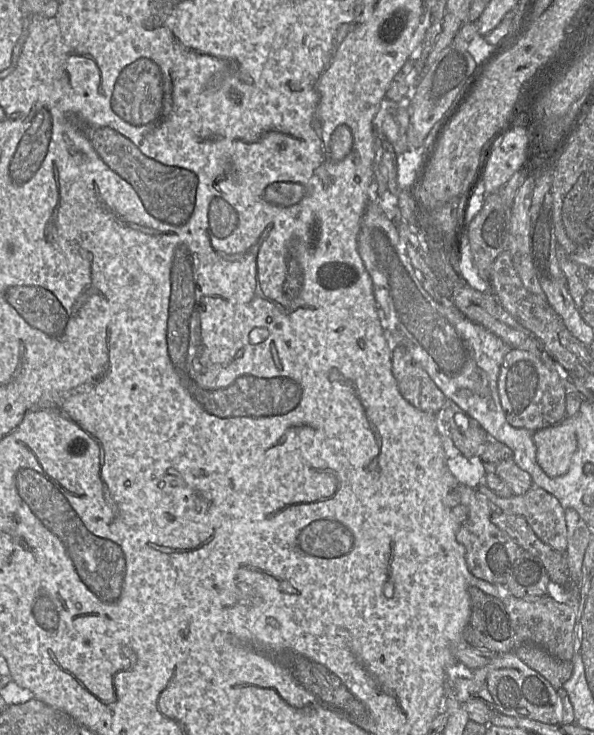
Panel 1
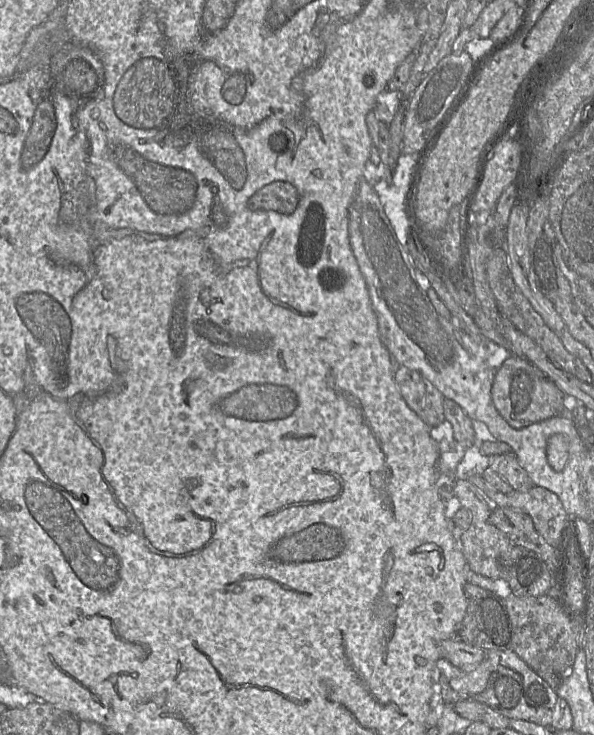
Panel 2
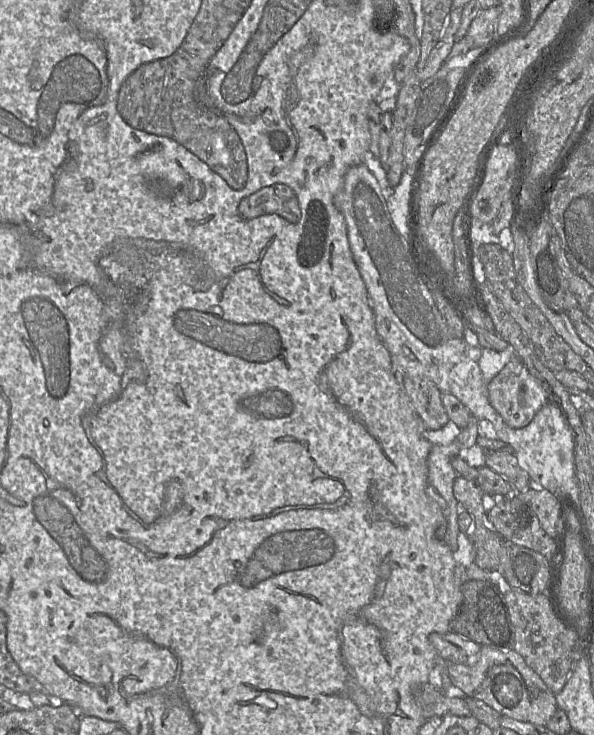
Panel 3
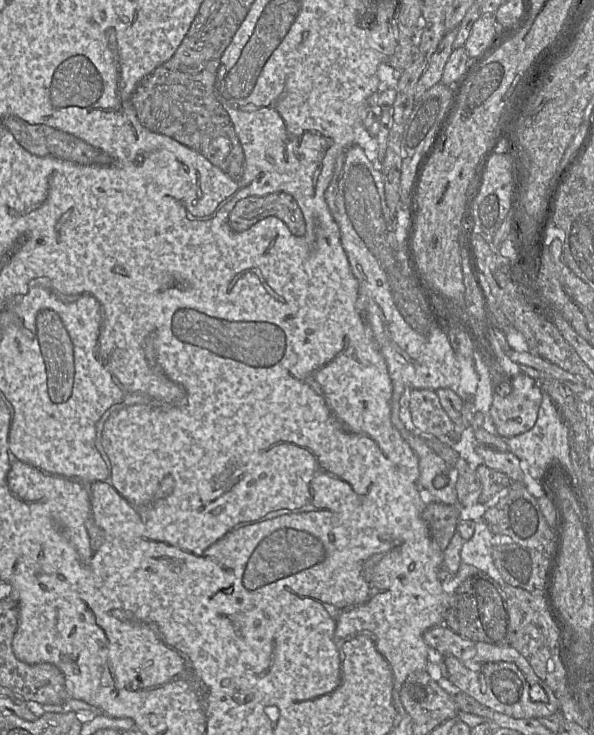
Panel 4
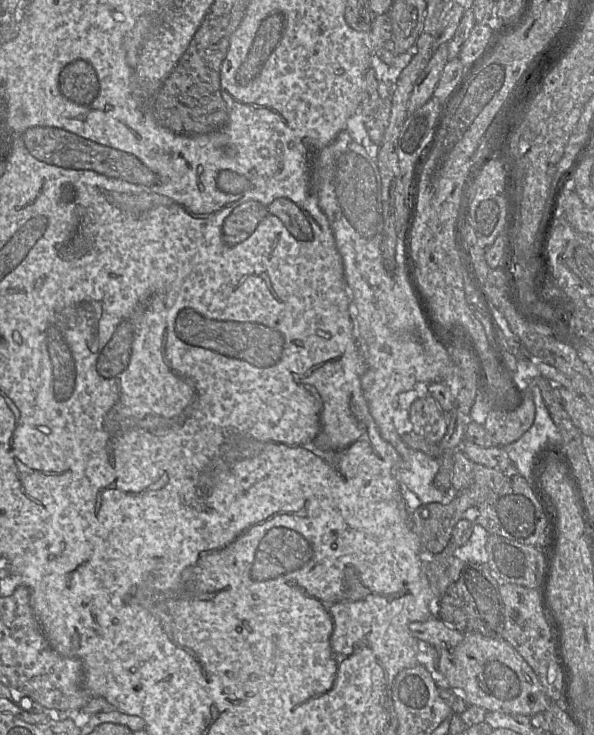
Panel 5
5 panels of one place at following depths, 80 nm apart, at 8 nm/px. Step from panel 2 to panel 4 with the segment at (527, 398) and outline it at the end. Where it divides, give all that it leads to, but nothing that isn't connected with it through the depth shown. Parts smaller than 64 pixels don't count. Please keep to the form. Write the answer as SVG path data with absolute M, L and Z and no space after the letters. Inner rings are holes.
M521 372L508 382L498 381L493 389L490 416L497 434L510 438L532 429L542 402L538 382Z

